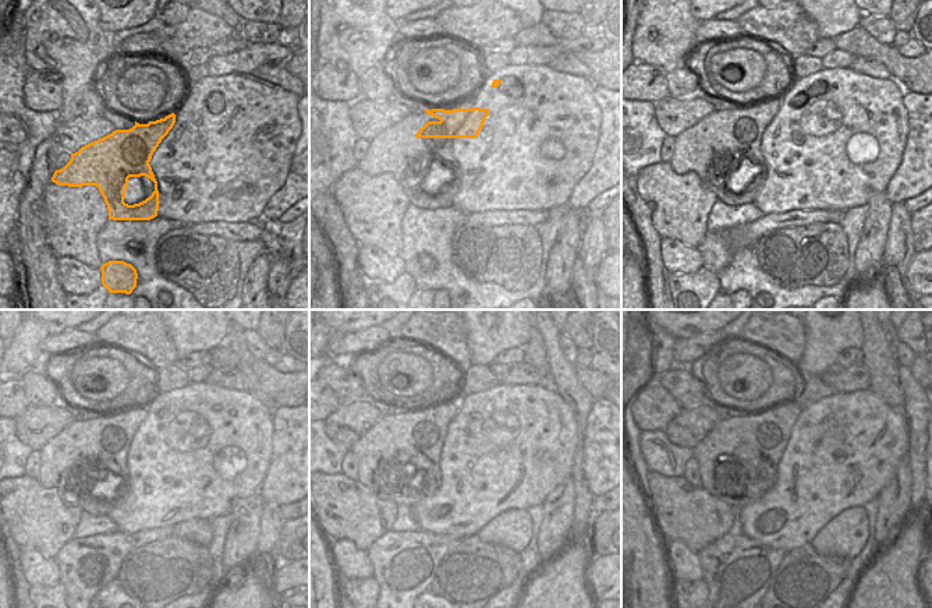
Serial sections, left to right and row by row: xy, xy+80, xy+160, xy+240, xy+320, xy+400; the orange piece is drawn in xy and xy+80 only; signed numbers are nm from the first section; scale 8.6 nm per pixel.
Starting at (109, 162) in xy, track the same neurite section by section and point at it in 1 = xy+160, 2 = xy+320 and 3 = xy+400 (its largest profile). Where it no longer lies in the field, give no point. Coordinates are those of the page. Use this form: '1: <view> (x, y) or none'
1: xy+160 (772, 116)
2: xy+320 (447, 442)
3: xy+400 (761, 439)

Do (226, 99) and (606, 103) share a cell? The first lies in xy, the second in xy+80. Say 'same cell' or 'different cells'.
different cells

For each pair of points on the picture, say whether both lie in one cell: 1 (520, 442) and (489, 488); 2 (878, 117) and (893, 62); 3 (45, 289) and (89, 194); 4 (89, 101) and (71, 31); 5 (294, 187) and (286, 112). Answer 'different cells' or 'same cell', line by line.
1: same cell
2: different cells
3: different cells
4: different cells
5: different cells

